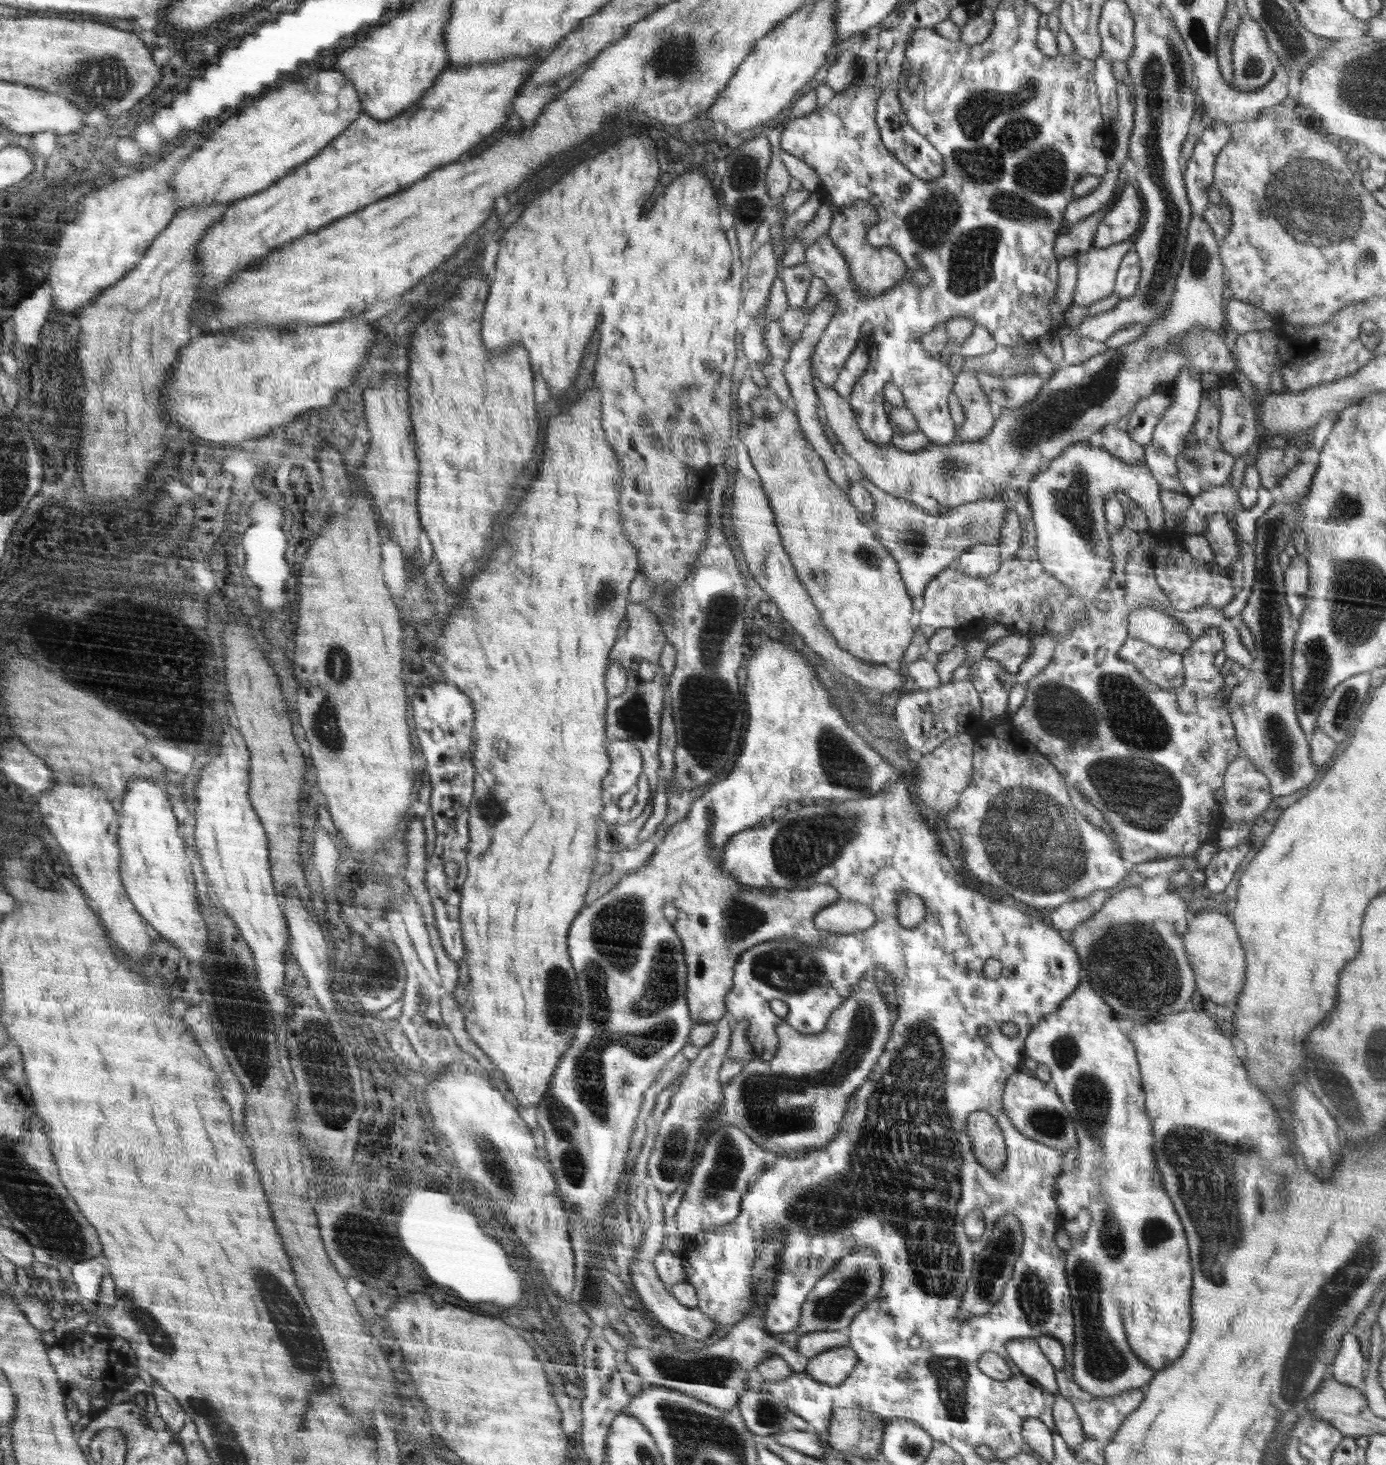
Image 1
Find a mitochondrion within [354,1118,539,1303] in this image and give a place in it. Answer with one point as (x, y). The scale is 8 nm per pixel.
(499, 1168)

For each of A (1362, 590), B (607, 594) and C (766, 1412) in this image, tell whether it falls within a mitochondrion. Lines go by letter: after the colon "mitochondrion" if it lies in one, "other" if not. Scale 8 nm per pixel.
A: mitochondrion
B: mitochondrion
C: mitochondrion

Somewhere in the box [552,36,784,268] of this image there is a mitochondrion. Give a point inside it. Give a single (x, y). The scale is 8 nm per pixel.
(743, 176)

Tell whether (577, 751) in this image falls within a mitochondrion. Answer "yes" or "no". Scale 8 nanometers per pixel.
no

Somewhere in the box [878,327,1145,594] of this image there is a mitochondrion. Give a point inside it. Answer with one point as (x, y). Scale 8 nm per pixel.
(1060, 409)

